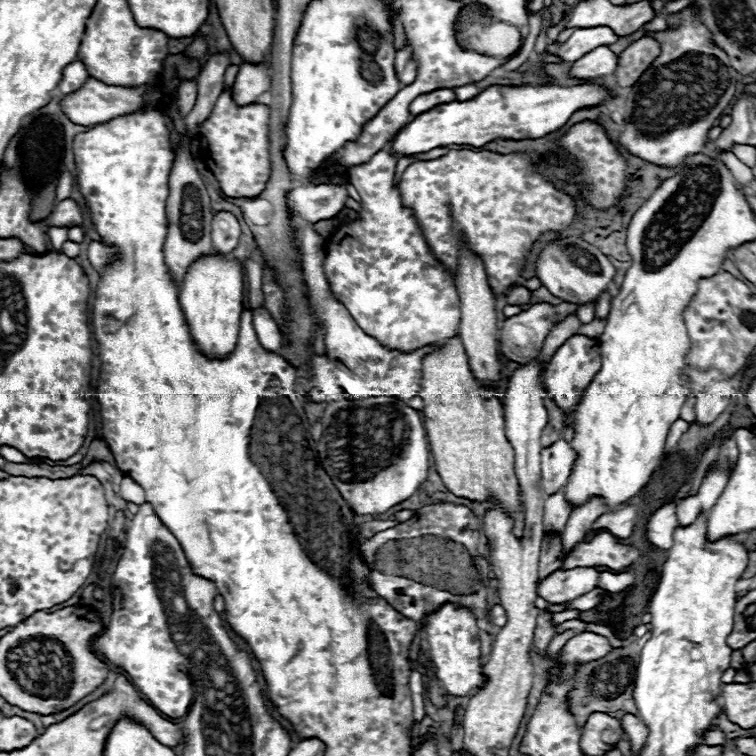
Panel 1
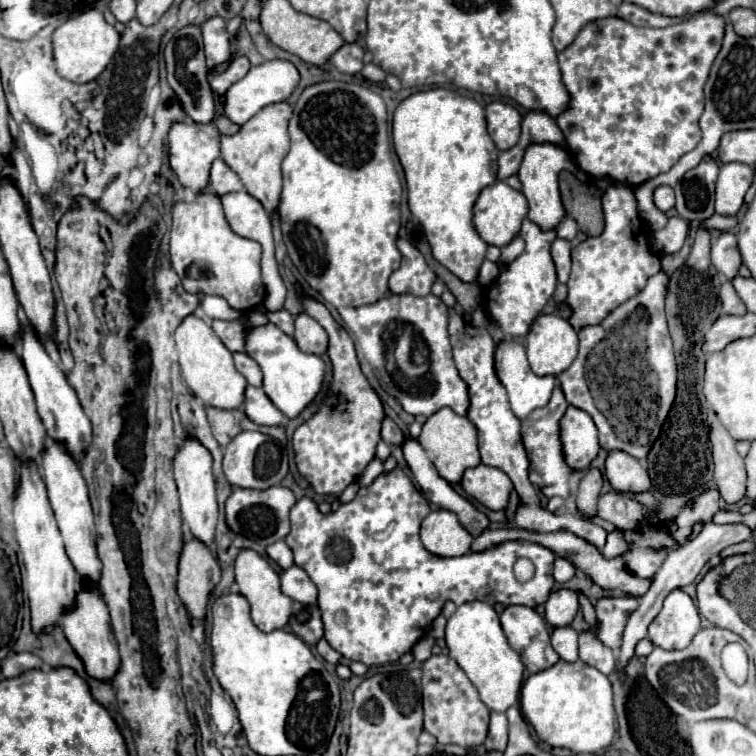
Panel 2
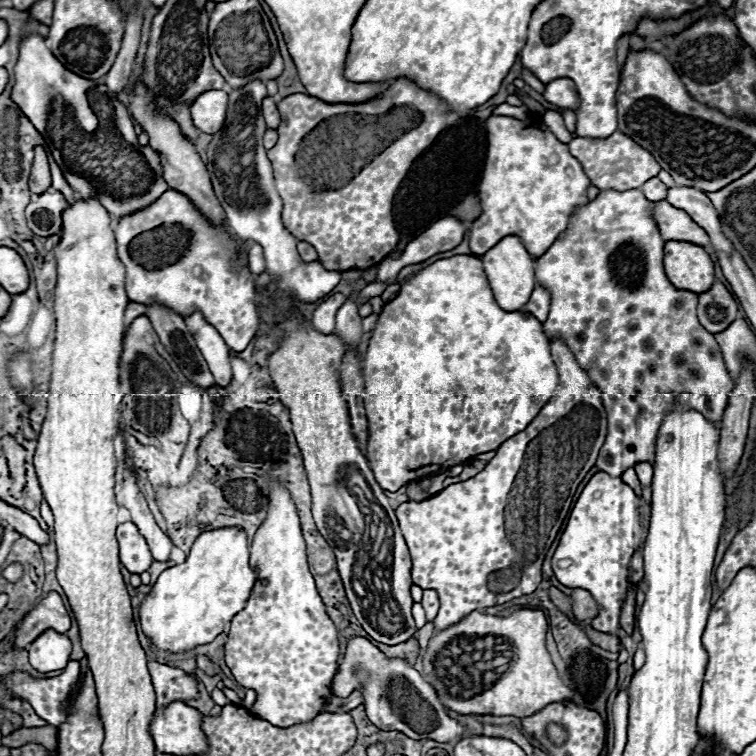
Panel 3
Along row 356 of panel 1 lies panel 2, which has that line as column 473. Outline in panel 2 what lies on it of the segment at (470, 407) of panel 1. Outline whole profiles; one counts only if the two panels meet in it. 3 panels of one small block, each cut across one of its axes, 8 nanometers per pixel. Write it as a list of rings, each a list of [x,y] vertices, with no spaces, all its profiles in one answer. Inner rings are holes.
[[[442,408],[436,414],[432,414],[420,434],[420,444],[426,450],[426,454],[430,456],[432,464],[436,466],[438,474],[450,482],[450,484],[458,484],[462,480],[464,470],[474,468],[480,464],[480,452],[478,452],[478,430],[476,426],[466,418],[466,416],[458,416],[456,412],[452,412],[450,408]]]

